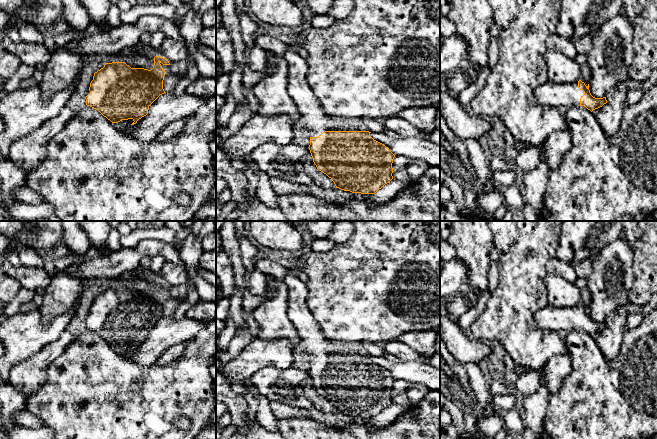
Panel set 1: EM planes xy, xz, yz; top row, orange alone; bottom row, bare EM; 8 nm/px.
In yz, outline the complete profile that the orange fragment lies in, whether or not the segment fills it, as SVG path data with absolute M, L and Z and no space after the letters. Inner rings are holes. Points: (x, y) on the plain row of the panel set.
M548 304L534 314L534 321L538 328L560 334L570 330L584 330L592 336L607 327L606 321L593 321L589 308L586 310L581 304L572 308L558 308Z

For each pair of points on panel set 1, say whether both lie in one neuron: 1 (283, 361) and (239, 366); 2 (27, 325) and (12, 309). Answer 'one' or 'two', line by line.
1: one
2: two

